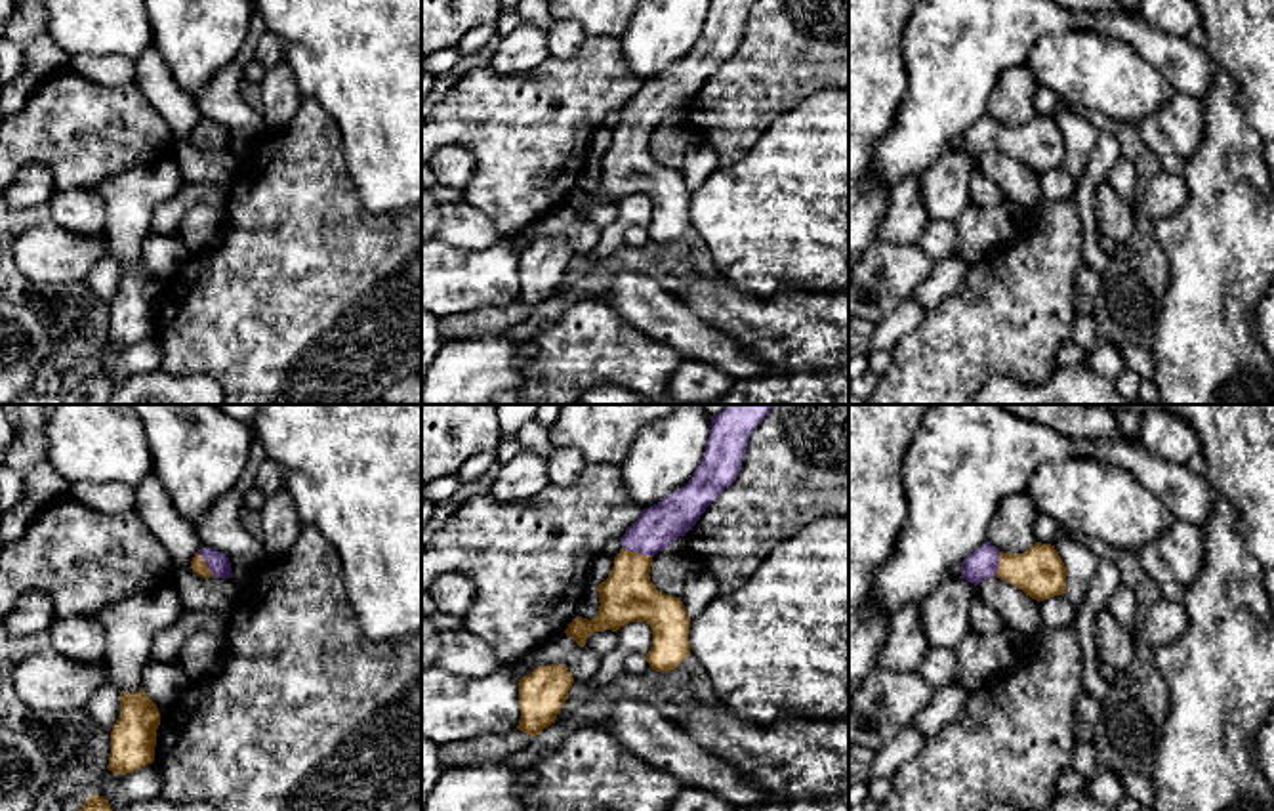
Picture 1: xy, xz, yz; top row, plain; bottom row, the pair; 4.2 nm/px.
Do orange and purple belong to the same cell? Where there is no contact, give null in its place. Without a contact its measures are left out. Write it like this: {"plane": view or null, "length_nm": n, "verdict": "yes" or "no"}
{"plane": "xz", "length_nm": 140, "verdict": "yes"}

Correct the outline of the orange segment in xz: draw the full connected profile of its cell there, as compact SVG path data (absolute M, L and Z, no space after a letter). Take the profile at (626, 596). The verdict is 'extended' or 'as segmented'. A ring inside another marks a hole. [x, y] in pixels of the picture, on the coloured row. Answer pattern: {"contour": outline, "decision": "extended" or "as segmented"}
{"contour": "M727 405L711 416L709 439L694 477L641 511L620 538L624 548L614 557L608 578L597 586L599 614L591 620L576 616L565 630L580 647L586 647L593 632L618 632L629 622L647 622L652 628L652 647L645 660L652 670L671 672L690 655L690 618L681 597L666 595L650 582L652 557L685 536L734 483L750 435L771 408L772 405Z", "decision": "extended"}

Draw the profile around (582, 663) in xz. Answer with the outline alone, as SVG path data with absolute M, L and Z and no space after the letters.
M561 634L540 645L532 655L534 668L563 664L572 674L574 681L591 679L601 666L601 655L580 647L570 635Z

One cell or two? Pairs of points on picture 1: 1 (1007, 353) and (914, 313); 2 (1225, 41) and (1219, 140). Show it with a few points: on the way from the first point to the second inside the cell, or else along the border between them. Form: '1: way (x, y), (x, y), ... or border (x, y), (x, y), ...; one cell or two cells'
1: border (927, 310), (924, 319), (891, 350); two cells
2: border (1217, 63), (1234, 83), (1244, 107); two cells

